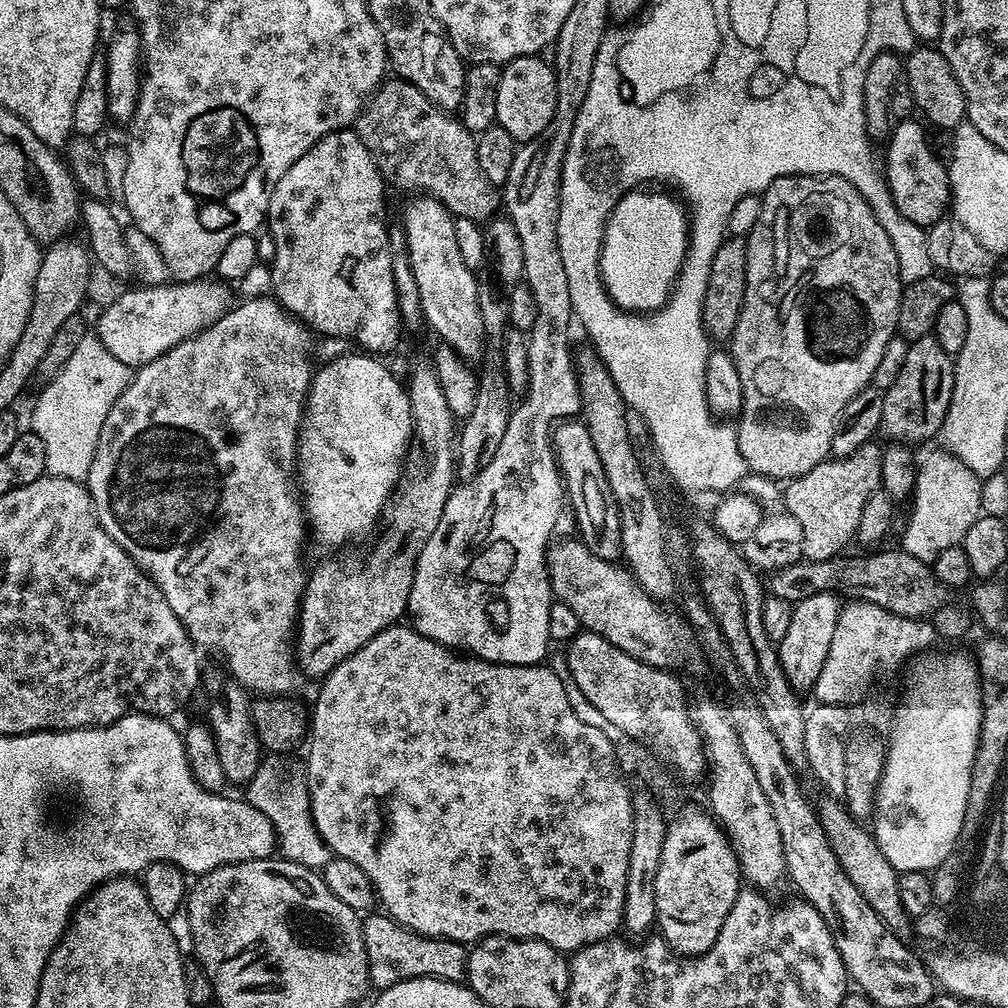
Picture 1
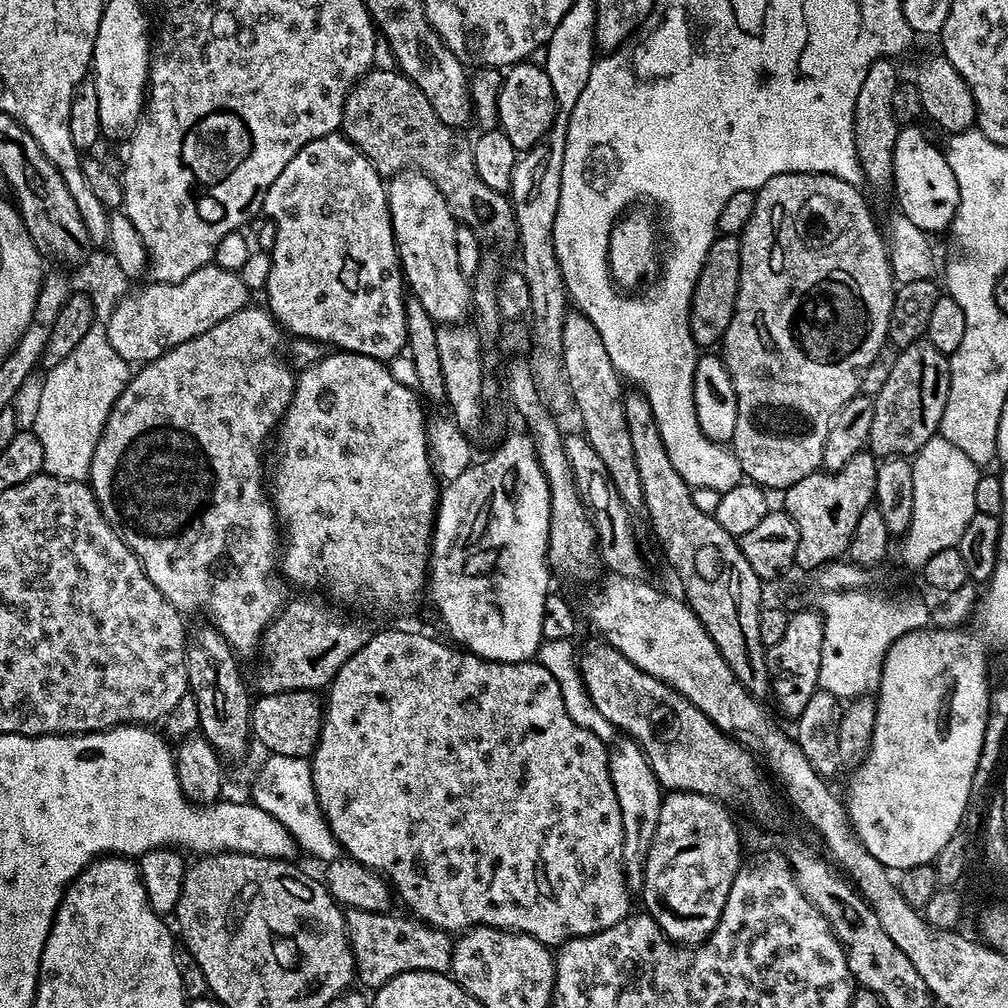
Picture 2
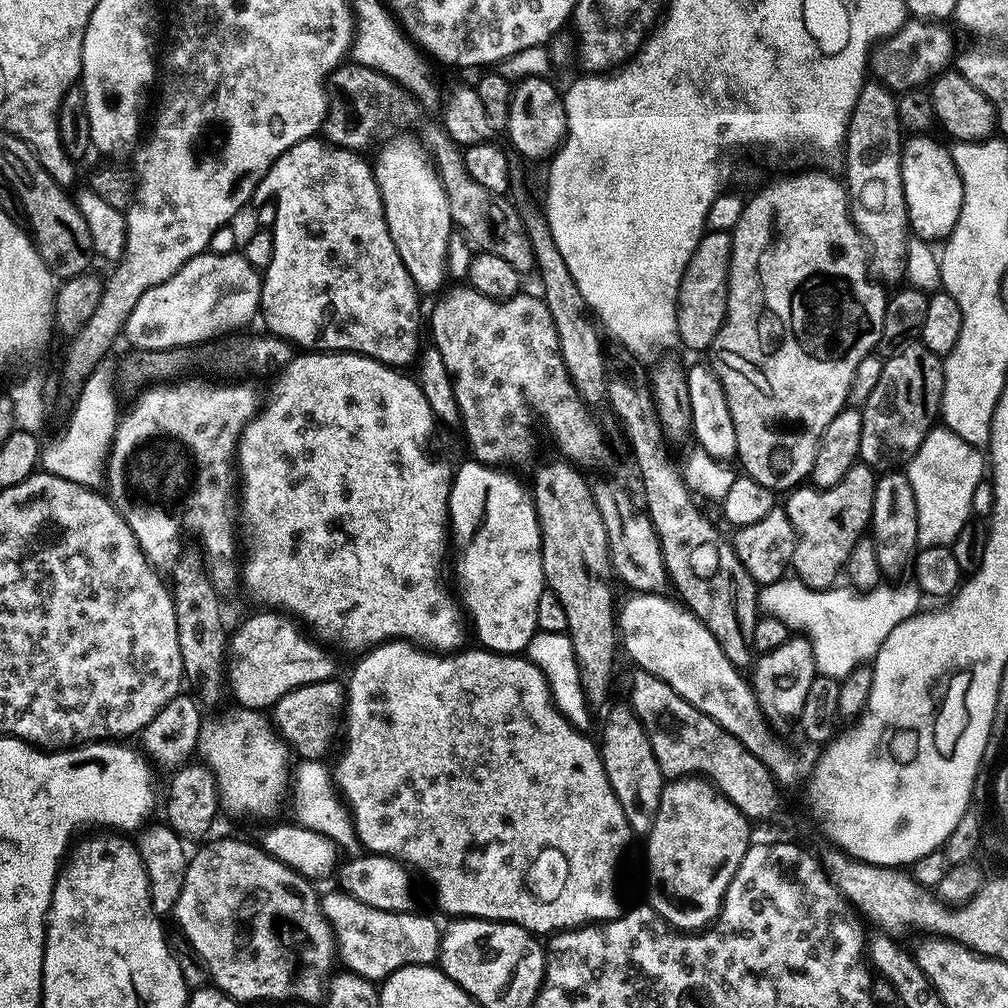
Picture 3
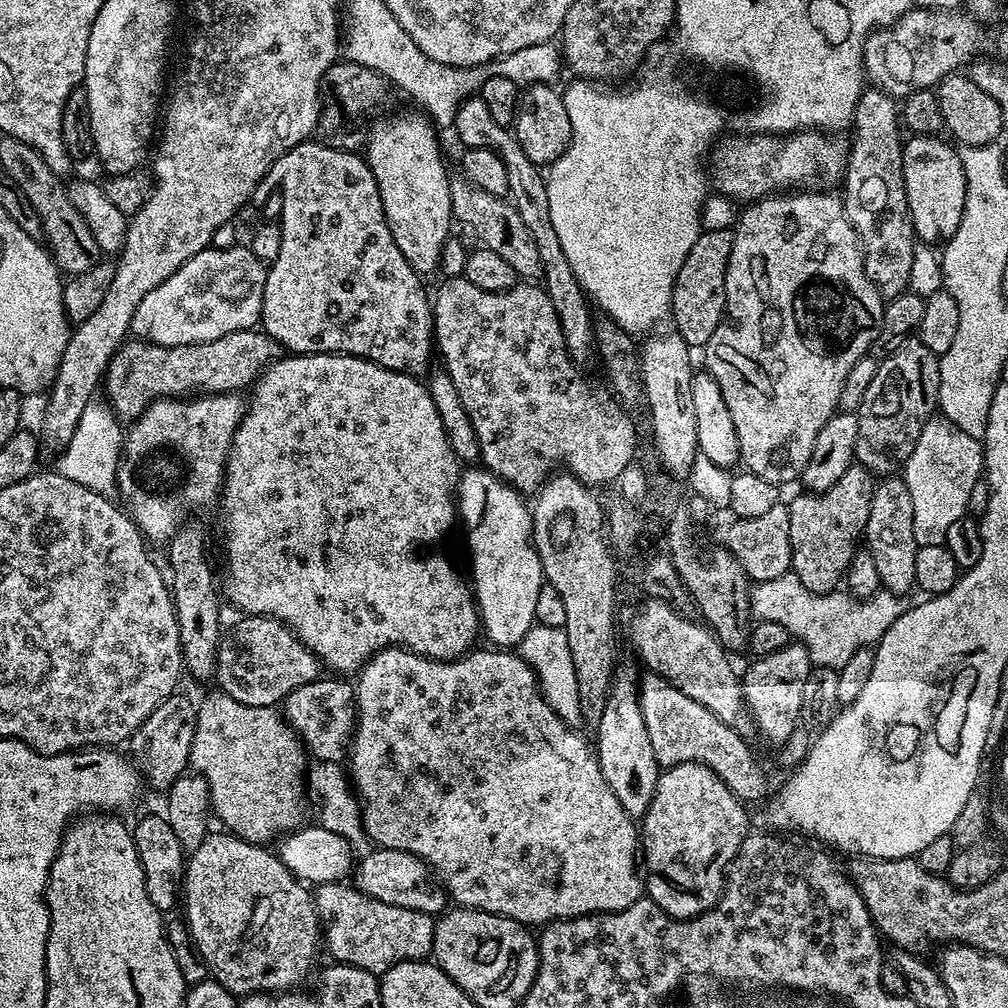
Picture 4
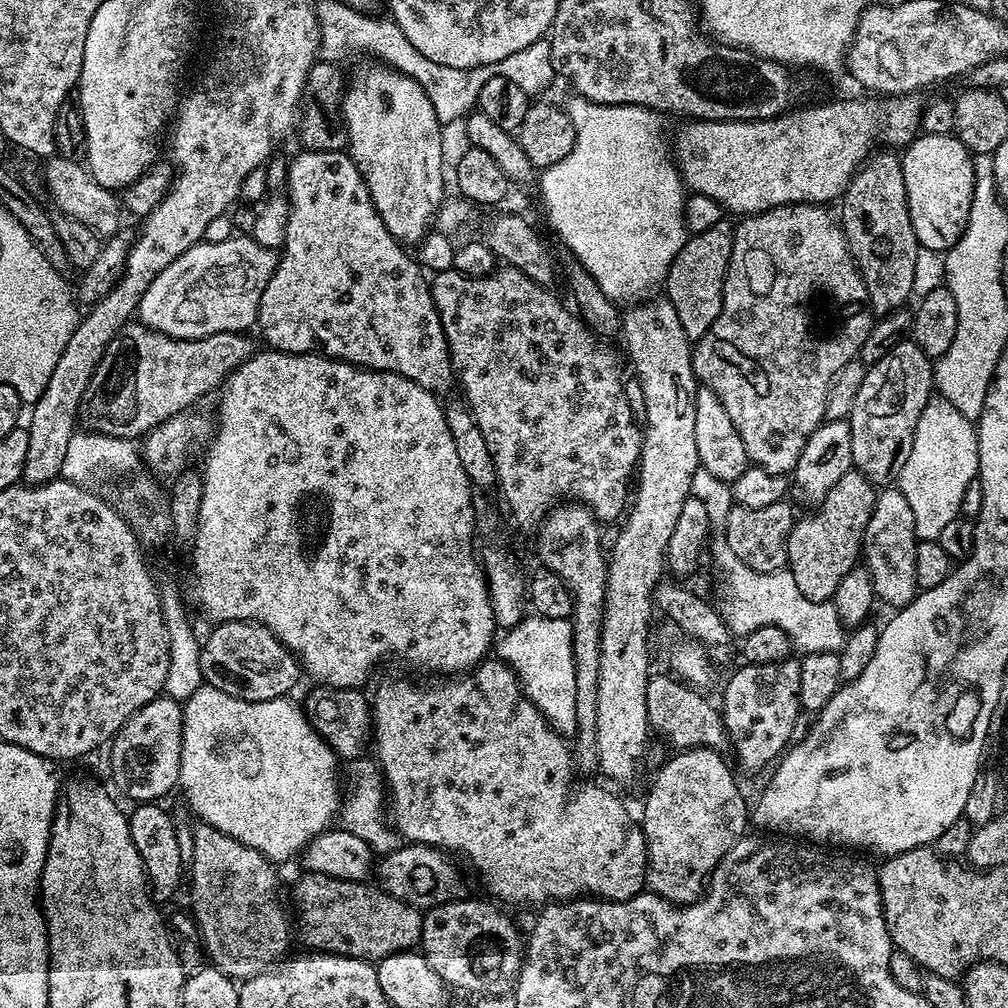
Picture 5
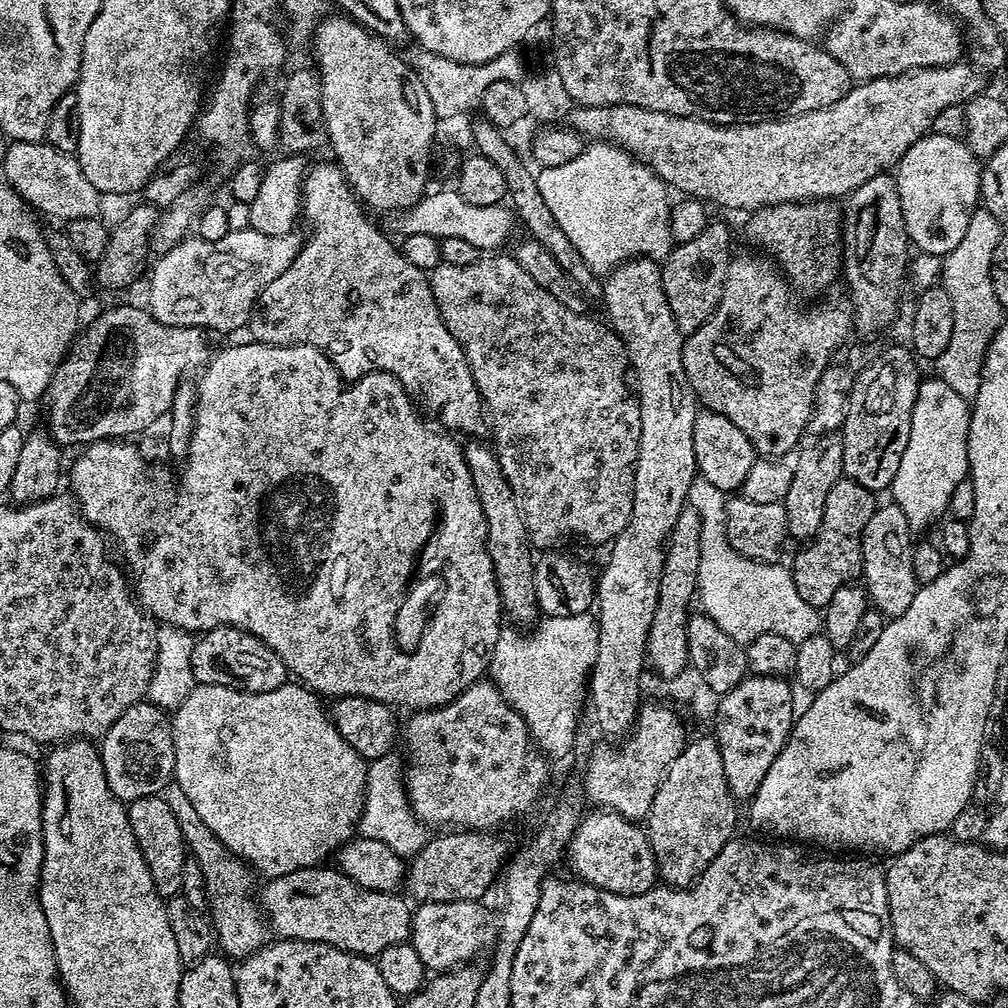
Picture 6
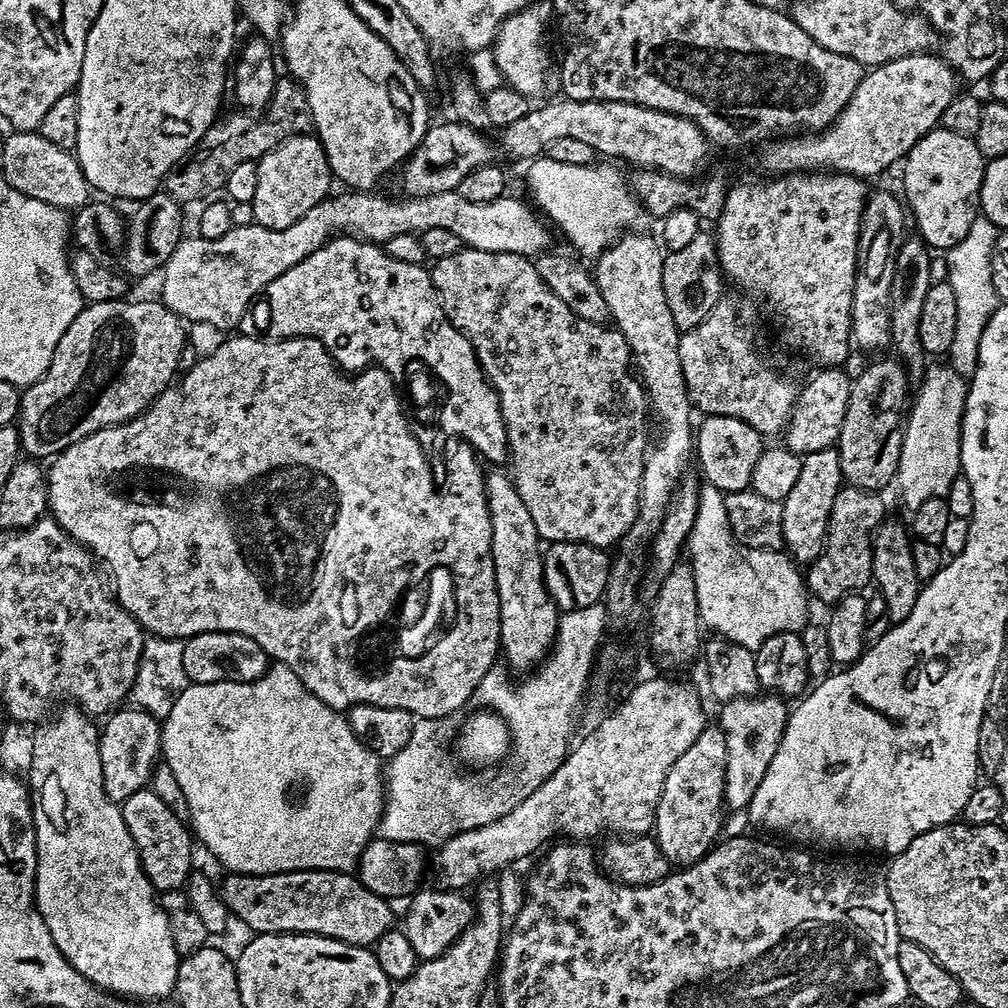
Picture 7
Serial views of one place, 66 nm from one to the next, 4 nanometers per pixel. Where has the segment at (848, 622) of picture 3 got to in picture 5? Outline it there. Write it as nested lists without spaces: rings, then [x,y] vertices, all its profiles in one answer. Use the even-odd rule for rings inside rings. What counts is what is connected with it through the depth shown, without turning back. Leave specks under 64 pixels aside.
[[[724,538],[713,539],[710,554],[720,571],[720,580],[724,585],[720,588],[720,596],[724,599],[722,612],[728,621],[729,628],[737,637],[743,638],[758,626],[778,626],[790,634],[793,645],[801,653],[834,652],[839,653],[844,645],[846,629],[838,618],[836,605],[832,602],[815,604],[794,582],[791,572],[760,573],[752,569],[746,562],[740,561]]]

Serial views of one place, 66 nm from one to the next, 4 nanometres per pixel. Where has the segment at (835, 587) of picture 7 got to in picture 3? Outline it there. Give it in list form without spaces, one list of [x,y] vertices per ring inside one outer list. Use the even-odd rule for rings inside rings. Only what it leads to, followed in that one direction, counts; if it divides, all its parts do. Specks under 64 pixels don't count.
[[[857,462],[846,478],[834,486],[797,486],[787,493],[786,511],[796,531],[790,568],[795,579],[802,581],[807,588],[833,587],[837,583],[836,575],[845,571],[850,550],[854,550],[857,541],[869,527],[877,479],[873,469],[863,462]]]

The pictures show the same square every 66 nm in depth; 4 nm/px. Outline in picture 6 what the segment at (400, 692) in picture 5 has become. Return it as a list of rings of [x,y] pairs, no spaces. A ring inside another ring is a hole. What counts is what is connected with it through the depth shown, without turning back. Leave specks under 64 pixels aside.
[[[481,678],[476,683],[471,684],[462,694],[458,694],[440,708],[426,708],[416,710],[411,713],[406,724],[406,736],[408,732],[408,756],[406,760],[406,793],[408,803],[412,807],[412,812],[417,820],[428,826],[433,824],[448,824],[444,826],[455,826],[460,830],[496,830],[499,824],[504,824],[507,820],[512,820],[515,816],[524,816],[540,800],[540,791],[544,788],[544,783],[548,780],[548,764],[544,752],[536,746],[532,738],[532,730],[527,719],[520,717],[519,707],[508,703],[506,698],[496,688],[492,680]],[[601,807],[592,811],[589,811],[581,820],[572,836],[572,841],[568,843],[566,860],[567,863],[572,863],[572,868],[576,871],[573,873],[586,884],[593,884],[602,890],[610,890],[614,894],[622,894],[623,896],[641,896],[657,887],[656,859],[654,858],[654,850],[648,841],[647,831],[637,821],[628,820],[618,812]]]

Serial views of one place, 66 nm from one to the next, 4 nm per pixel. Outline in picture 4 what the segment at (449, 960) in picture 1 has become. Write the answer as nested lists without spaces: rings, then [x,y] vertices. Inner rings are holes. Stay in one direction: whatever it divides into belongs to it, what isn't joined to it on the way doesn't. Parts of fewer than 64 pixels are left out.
[[[348,882],[315,885],[314,899],[316,913],[320,915],[322,925],[322,940],[326,945],[326,952],[332,955],[333,961],[358,966],[367,972],[383,974],[404,960],[424,960],[431,953],[436,925],[429,913],[406,910],[402,906],[390,906],[386,902],[378,902],[378,898],[370,898],[362,894]]]

